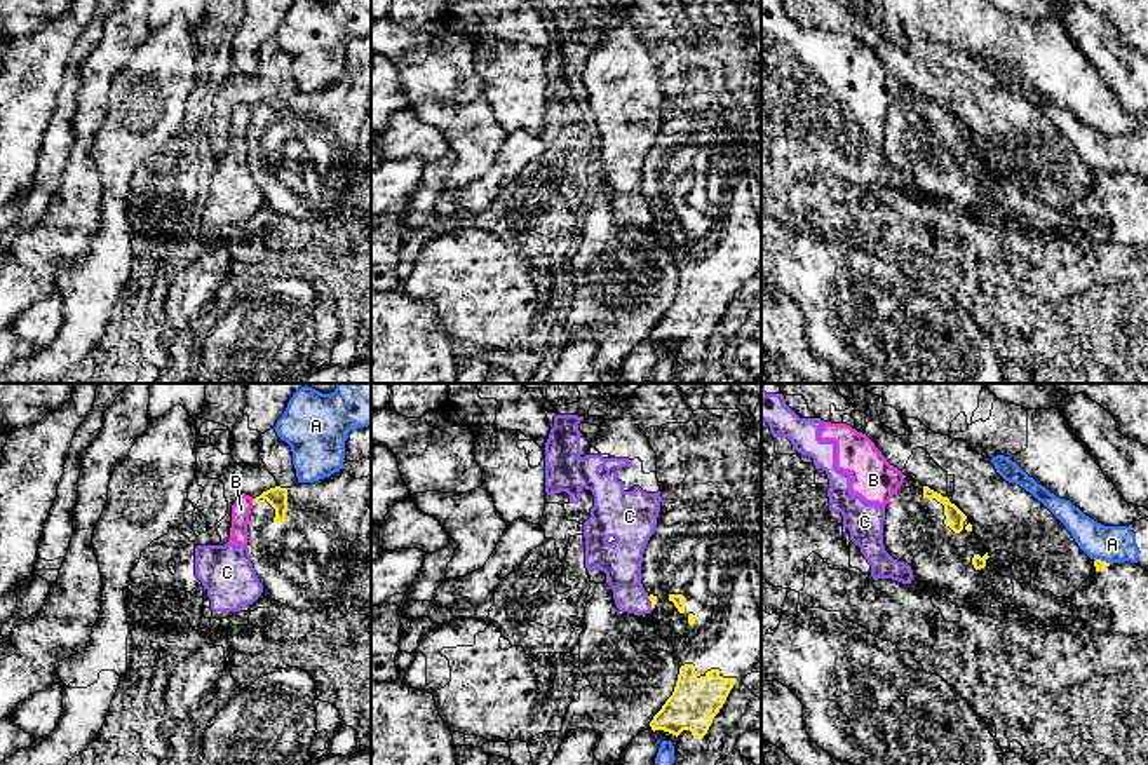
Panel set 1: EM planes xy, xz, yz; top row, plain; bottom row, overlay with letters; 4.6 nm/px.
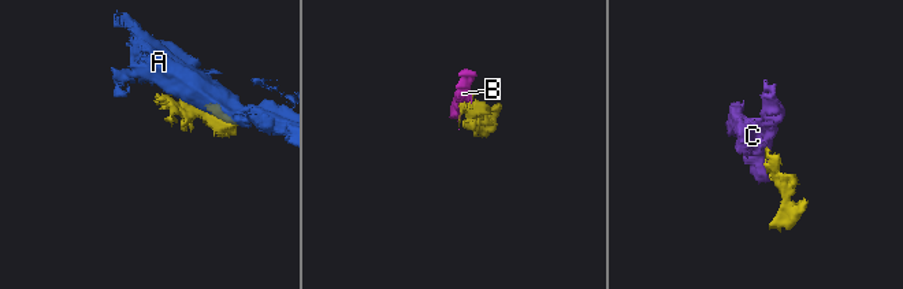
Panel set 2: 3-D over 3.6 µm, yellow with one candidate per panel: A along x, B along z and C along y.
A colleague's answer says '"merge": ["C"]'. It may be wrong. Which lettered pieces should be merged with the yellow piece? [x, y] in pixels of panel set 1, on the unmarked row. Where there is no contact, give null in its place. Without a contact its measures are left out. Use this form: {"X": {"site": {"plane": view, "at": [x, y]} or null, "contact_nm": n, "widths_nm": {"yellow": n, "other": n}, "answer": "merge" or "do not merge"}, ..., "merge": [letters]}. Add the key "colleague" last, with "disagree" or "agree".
{"A": {"site": {"plane": "yz", "at": [1103, 171]}, "contact_nm": 80, "widths_nm": {"yellow": 50, "other": 170}, "answer": "do not merge"}, "B": {"site": {"plane": "xy", "at": [253, 112]}, "contact_nm": 40, "widths_nm": {"yellow": 100, "other": 90}, "answer": "do not merge"}, "C": {"site": {"plane": "xz", "at": [652, 213]}, "contact_nm": 70, "widths_nm": {"yellow": 30, "other": 190}, "answer": "do not merge"}, "merge": [], "colleague": "disagree"}

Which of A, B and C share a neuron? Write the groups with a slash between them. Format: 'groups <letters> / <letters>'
groups A / B C

